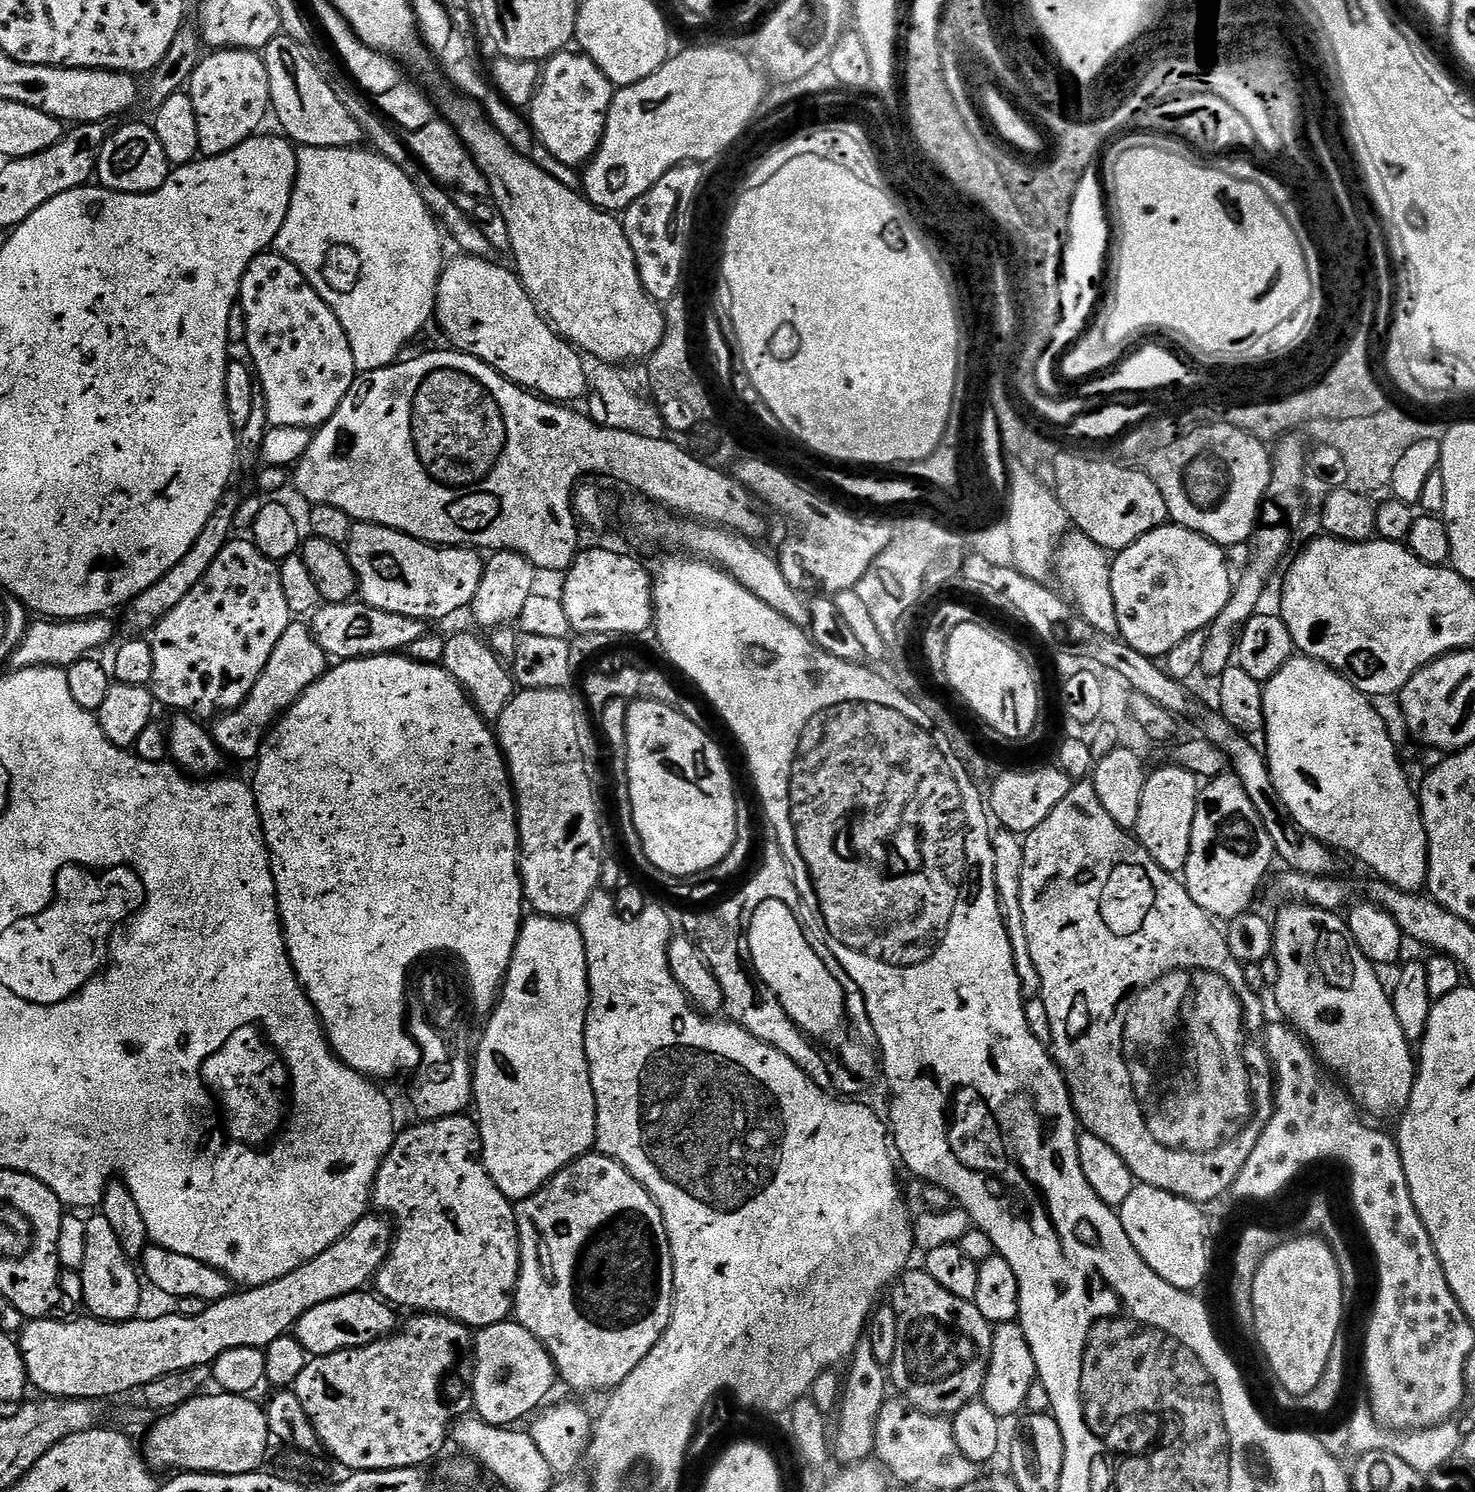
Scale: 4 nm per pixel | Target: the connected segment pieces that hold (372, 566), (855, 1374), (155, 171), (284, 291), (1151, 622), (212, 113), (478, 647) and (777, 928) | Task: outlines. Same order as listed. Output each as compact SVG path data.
M371 522L353 523L346 545L363 603L390 614L431 622L469 607L478 594L485 561L468 546L437 546Z
M864 1338L857 1344L860 1345L857 1346L856 1353L852 1356L852 1366L848 1370L848 1380L846 1376L842 1384L842 1399L838 1405L840 1429L837 1432L835 1429L834 1432L834 1456L836 1460L840 1459L840 1464L844 1466L862 1463L863 1460L869 1459L877 1451L882 1406L887 1404L890 1399L890 1393L888 1393L888 1388L890 1392L890 1376L885 1365L880 1364L878 1358L874 1358L872 1340Z
M151 123L124 124L109 135L96 163L95 179L111 192L153 192L166 182L170 165Z
M274 250L262 252L252 259L240 283L240 298L238 302L244 307L244 313L246 314L246 326L248 327L246 347L248 347L249 354L252 355L250 364L254 369L255 375L258 377L258 384L262 389L263 403L264 400L268 403L267 423L274 428L278 426L298 426L299 428L319 429L320 425L326 423L334 414L334 410L340 408L342 398L346 398L350 386L356 383L358 375L358 369L354 362L354 354L350 350L350 342L346 338L346 330L342 330L342 322L338 322L334 310L330 306L326 306L326 302L316 293L314 286L310 286L310 282L302 274L302 270L298 270L298 266L294 266L294 262L282 258Z
M1165 522L1160 527L1150 530L1150 534L1142 534L1142 538L1138 538L1138 542L1134 542L1129 548L1124 548L1120 552L1115 553L1112 560L1112 589L1114 590L1114 606L1118 610L1120 636L1123 641L1133 647L1134 650L1140 651L1144 656L1164 658L1167 657L1170 650L1174 650L1174 646L1178 646L1178 642L1182 642L1182 638L1190 638L1190 634L1205 631L1216 621L1218 614L1222 614L1226 602L1230 602L1232 597L1234 572L1228 569L1228 560L1224 557L1224 552L1225 549L1221 545L1206 539L1202 534L1198 534L1189 528L1183 528L1181 524Z
M246 48L209 51L189 78L186 91L194 102L200 150L204 156L220 156L257 135L272 102L263 55Z
M472 632L449 635L441 663L463 685L480 715L489 722L498 720L515 696L518 686L511 669L505 667L505 661L493 651L491 643L485 637L483 639Z
M787 899L762 902L752 919L748 941L756 973L764 980L764 987L780 1000L797 1027L809 1037L828 1036L846 1020L846 988L828 969L828 964L812 949L798 917L792 913Z

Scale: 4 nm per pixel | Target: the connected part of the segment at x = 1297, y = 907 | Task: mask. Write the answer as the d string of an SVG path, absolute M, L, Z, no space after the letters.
M1299 902L1283 906L1285 908L1274 917L1274 957L1280 967L1274 991L1276 1004L1285 1016L1281 1017L1308 1041L1320 1063L1343 1081L1352 1099L1366 1114L1393 1119L1403 1115L1413 1092L1416 1058L1411 1041L1394 1012L1392 997L1377 974L1377 967L1360 954L1360 947L1349 935L1348 922L1343 915Z

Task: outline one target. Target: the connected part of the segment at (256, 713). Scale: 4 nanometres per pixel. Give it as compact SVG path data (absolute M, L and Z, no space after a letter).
M304 622L289 624L286 634L278 638L278 646L274 648L274 654L270 654L270 662L266 662L266 670L262 670L254 690L237 708L223 713L215 721L216 728L213 727L211 733L221 751L231 759L233 756L236 760L255 761L260 755L264 737L282 713L291 708L292 703L314 682L322 679L329 667L330 657L316 641L311 627Z

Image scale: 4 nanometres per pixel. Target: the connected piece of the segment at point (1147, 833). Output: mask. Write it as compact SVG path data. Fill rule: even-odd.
M1167 767L1147 773L1142 790L1142 810L1138 810L1134 835L1150 854L1150 858L1154 858L1158 866L1162 866L1162 870L1180 874L1190 858L1196 803L1202 784L1194 773L1184 768Z

